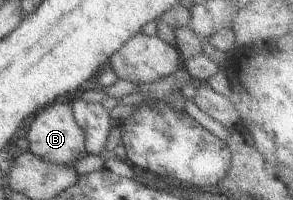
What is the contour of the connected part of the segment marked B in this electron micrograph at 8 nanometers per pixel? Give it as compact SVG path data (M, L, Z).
M65 98L55 99L50 102L27 121L25 139L28 141L28 151L34 154L36 158L42 158L42 160L53 164L69 165L86 156L84 134L78 128L74 116L72 116L70 102Z

